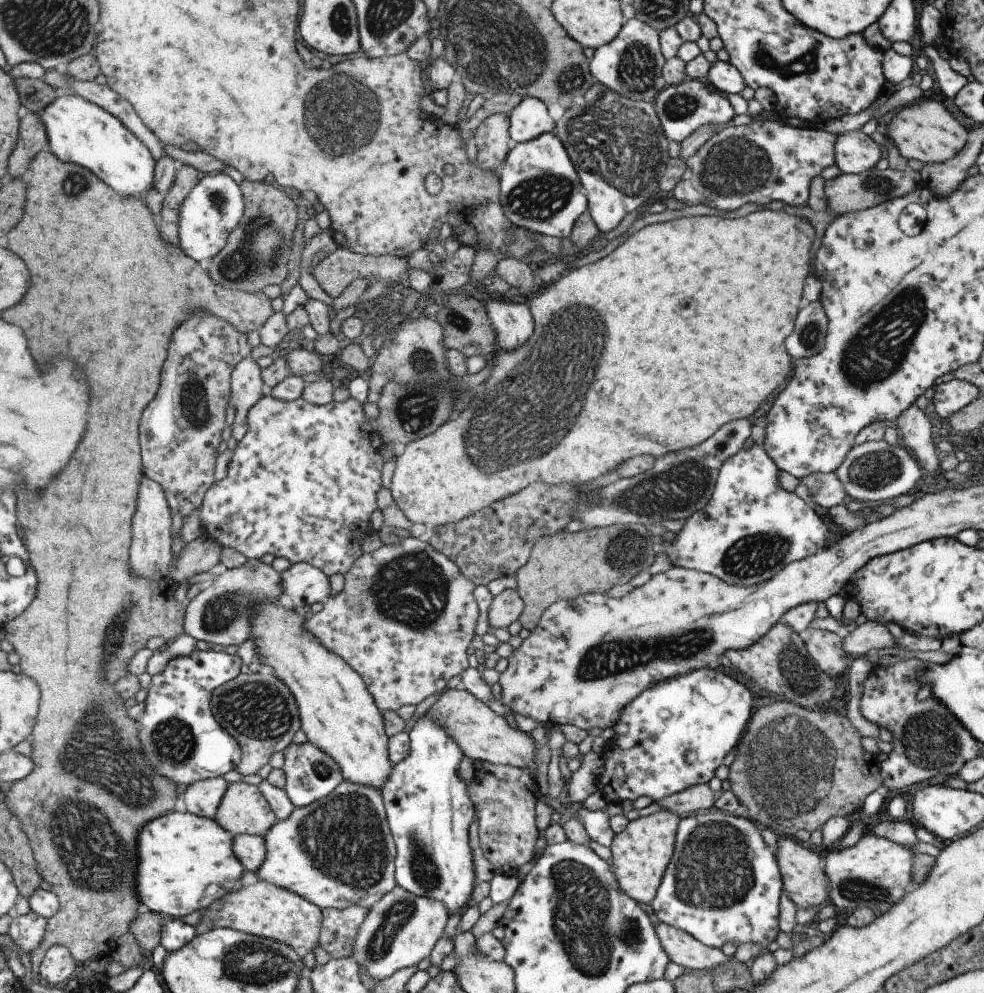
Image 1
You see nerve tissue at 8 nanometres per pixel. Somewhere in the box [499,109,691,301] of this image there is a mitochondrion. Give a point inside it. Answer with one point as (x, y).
(540, 198)

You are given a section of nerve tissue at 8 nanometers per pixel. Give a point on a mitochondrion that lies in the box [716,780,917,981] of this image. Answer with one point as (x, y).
(859, 890)

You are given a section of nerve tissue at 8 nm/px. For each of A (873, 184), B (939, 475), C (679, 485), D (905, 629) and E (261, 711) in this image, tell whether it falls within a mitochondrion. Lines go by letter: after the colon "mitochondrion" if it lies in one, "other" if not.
A: mitochondrion
B: other
C: mitochondrion
D: other
E: mitochondrion

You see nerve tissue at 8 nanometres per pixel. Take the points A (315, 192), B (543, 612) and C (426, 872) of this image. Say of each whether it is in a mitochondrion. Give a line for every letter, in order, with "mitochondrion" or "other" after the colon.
A: other
B: other
C: mitochondrion

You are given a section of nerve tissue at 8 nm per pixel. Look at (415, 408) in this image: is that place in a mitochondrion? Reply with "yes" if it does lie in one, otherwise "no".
yes

